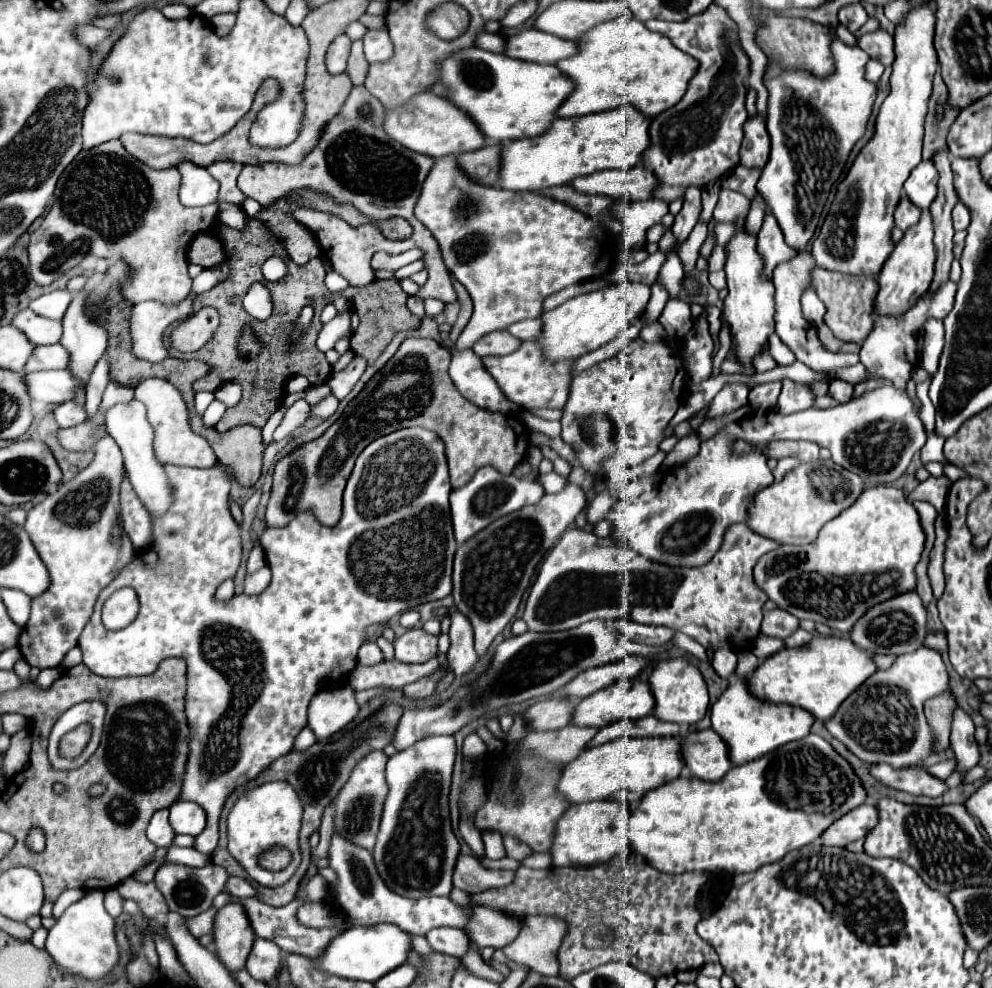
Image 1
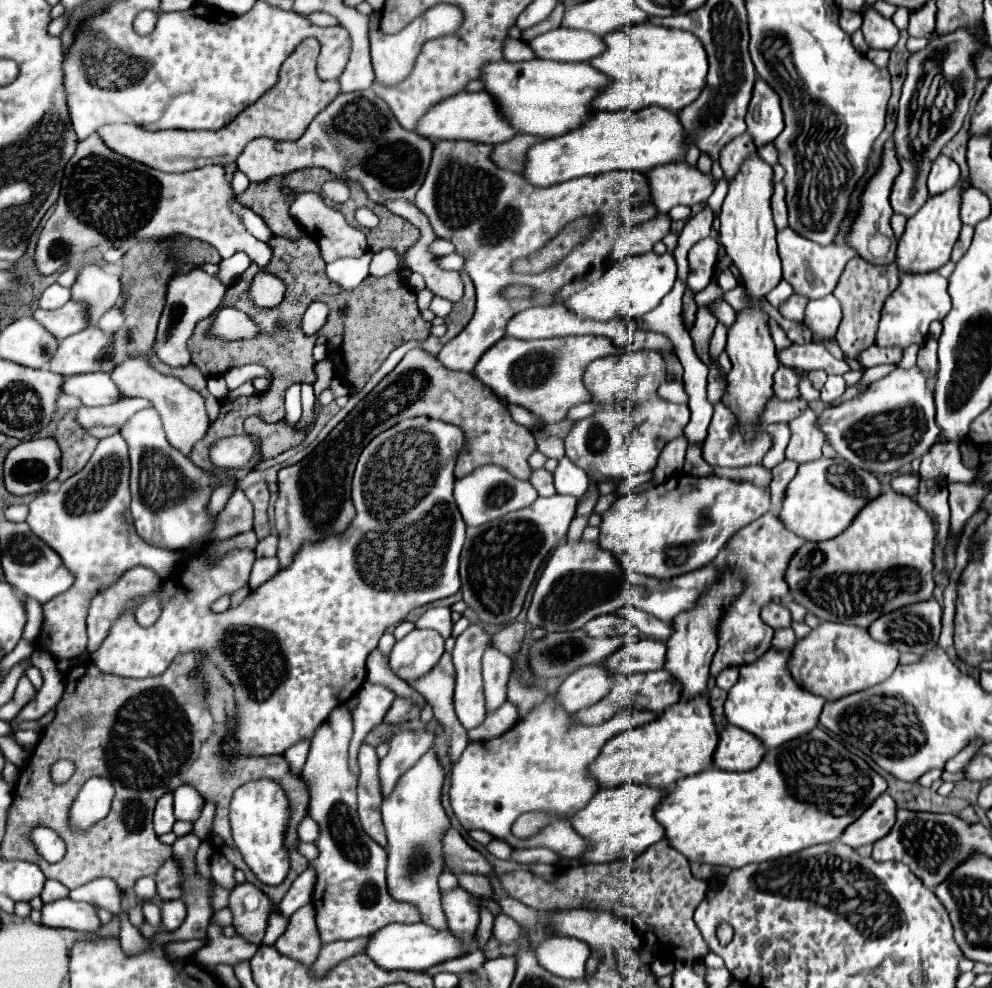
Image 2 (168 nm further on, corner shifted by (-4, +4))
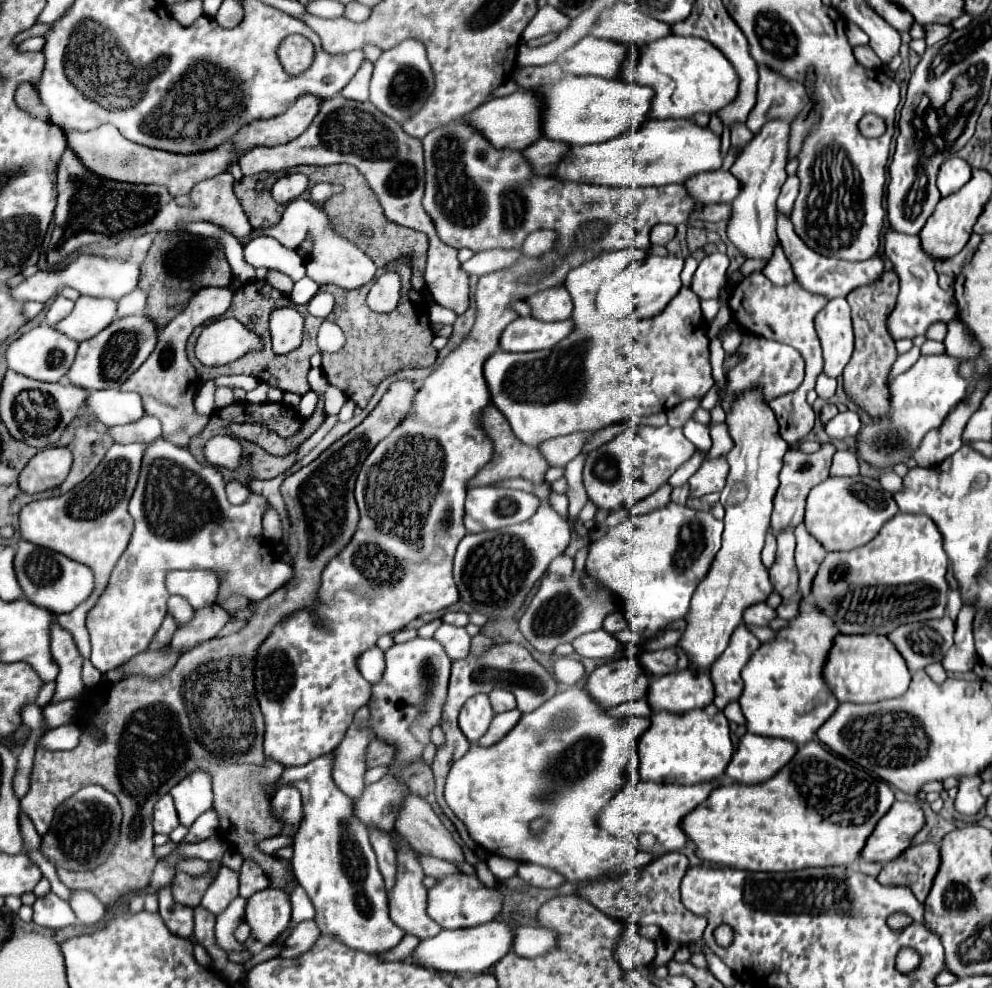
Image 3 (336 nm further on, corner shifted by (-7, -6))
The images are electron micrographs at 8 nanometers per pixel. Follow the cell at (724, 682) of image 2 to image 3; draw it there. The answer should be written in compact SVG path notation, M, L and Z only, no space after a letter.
M738 702L728 704L728 706L726 706L726 710L724 710L724 714L726 714L726 718L728 718L730 722L736 722L738 726L744 726L744 718L742 718L742 710L740 710Z

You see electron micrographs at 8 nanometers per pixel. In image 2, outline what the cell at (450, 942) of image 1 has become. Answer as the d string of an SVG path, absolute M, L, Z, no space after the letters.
M431 748L415 766L411 766L395 784L395 792L381 804L383 826L387 832L387 886L395 900L413 902L419 906L421 918L433 928L447 928L447 916L441 908L439 876L445 872L443 860L443 832L447 832L449 818L441 804L441 790L445 782L445 768Z

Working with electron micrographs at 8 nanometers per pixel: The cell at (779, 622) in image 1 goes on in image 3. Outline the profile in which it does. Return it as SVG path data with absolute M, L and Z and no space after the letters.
M758 602L754 606L750 606L750 610L746 610L746 614L742 616L746 624L756 624L756 626L768 626L768 622L776 616L774 608L766 606L764 602Z

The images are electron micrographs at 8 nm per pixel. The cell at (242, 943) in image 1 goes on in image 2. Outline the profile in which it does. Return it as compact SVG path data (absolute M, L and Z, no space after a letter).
M245 882L231 892L229 910L233 912L233 928L237 936L259 946L267 928L267 916L273 910L269 898L257 886Z

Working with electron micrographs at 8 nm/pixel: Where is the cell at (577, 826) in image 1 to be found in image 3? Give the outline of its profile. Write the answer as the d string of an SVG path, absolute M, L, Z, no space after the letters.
M716 780L700 784L666 784L666 782L626 784L602 810L598 824L610 834L630 840L638 850L642 850L640 846L642 834L652 834L654 844L648 848L648 852L654 852L656 856L664 852L674 852L684 848L684 844L688 842L688 836L680 828L682 820L690 814L690 810L700 806L716 786L718 786Z

